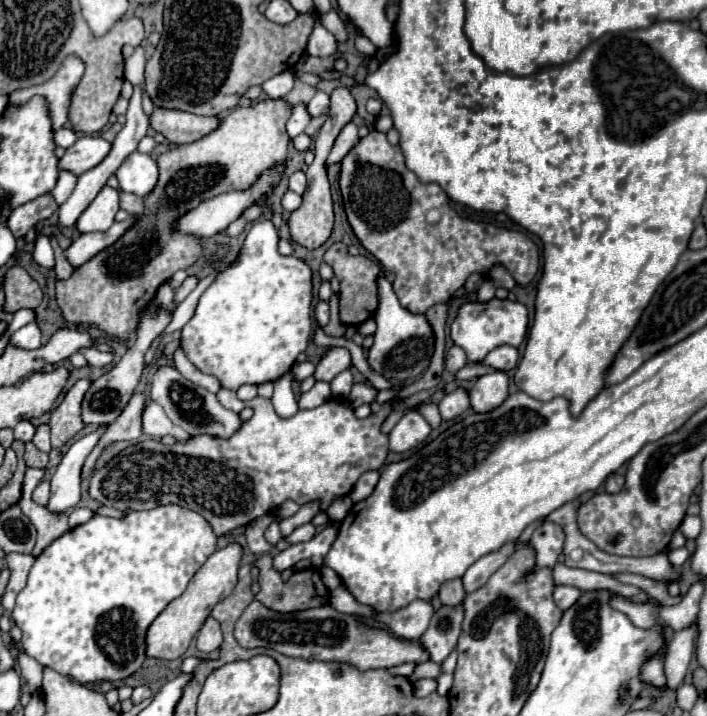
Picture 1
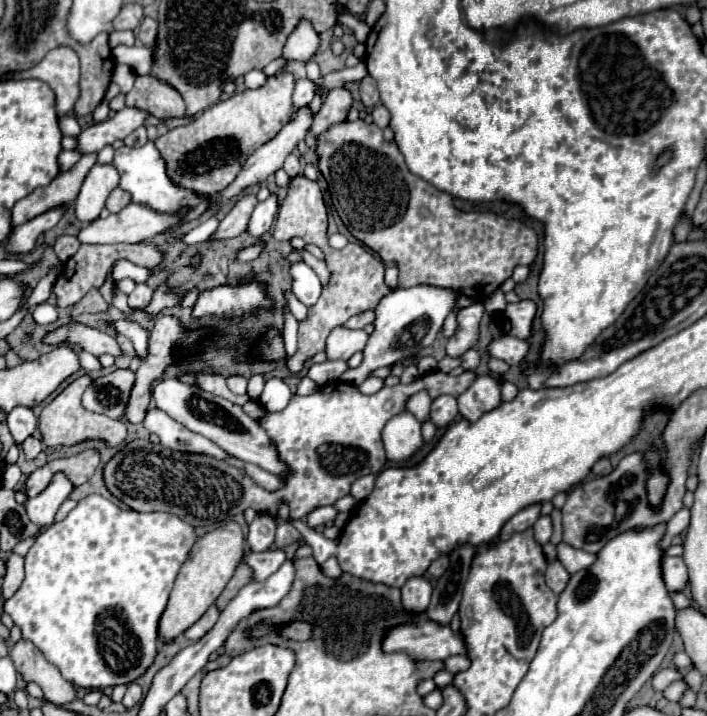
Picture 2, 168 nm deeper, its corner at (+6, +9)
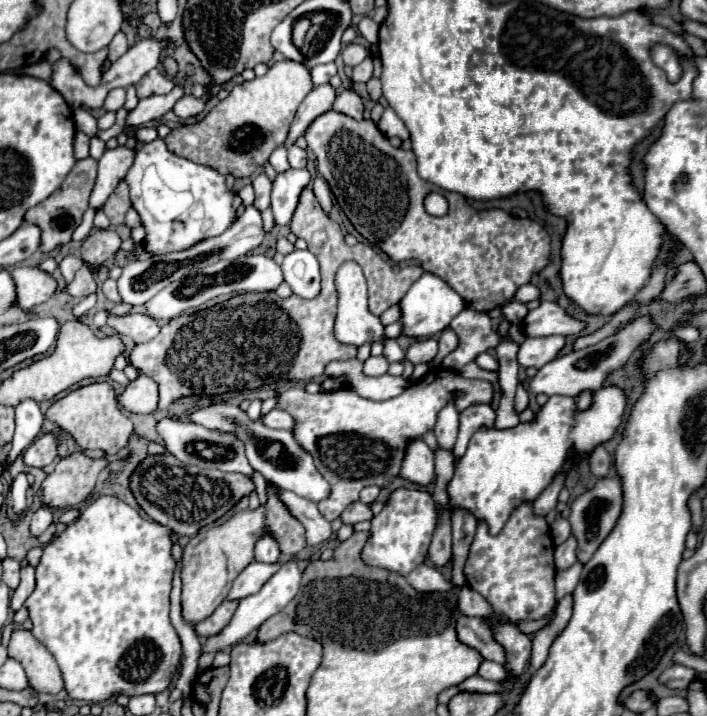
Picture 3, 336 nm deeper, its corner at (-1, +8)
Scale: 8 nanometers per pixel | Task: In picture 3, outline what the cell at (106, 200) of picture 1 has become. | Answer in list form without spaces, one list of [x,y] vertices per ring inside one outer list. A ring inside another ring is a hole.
[[[118,146],[114,150],[106,150],[104,156],[98,160],[98,178],[96,186],[90,196],[90,206],[92,208],[102,208],[106,198],[114,192],[118,182],[126,176],[128,168],[134,162],[136,150],[130,146]]]

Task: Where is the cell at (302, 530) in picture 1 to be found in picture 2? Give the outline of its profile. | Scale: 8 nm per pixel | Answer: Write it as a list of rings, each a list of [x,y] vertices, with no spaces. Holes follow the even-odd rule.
[[[327,505],[327,507],[317,507],[315,511],[309,513],[307,525],[313,527],[313,529],[321,529],[325,523],[333,521],[335,515],[337,515],[337,511],[335,511],[335,507],[331,507],[331,505]]]

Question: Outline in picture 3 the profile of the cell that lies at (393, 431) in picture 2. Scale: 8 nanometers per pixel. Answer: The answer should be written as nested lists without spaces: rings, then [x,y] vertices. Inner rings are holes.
[[[424,440],[408,442],[408,450],[402,462],[400,476],[420,488],[426,488],[434,480],[434,454],[424,444]]]

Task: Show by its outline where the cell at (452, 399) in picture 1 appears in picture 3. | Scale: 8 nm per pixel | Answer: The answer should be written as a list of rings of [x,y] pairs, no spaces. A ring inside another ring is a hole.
[[[446,404],[440,414],[438,414],[438,422],[434,428],[434,434],[438,438],[438,446],[444,450],[452,450],[456,436],[458,436],[458,412],[454,408],[454,404]]]

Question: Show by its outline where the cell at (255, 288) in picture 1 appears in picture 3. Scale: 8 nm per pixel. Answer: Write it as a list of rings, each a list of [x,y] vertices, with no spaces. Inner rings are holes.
[[[288,168],[282,174],[276,174],[276,180],[272,184],[272,212],[276,224],[288,224],[298,200],[300,192],[310,184],[312,176],[306,168]]]

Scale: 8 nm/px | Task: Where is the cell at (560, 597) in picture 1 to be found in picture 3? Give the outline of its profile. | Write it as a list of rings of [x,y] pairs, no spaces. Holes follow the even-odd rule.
[[[570,536],[566,542],[554,548],[554,560],[556,560],[558,570],[566,570],[576,562],[576,546],[578,546],[576,538]]]

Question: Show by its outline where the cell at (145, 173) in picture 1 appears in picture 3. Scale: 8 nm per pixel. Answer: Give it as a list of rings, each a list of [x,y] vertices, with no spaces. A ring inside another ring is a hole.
[[[162,138],[138,146],[134,164],[124,180],[130,186],[132,208],[138,212],[146,230],[144,250],[148,254],[188,250],[200,240],[220,236],[220,232],[236,222],[236,210],[232,206],[236,194],[226,186],[226,176],[172,154]]]

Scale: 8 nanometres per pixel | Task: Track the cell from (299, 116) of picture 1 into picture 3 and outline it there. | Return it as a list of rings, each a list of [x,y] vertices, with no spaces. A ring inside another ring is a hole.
[[[330,62],[330,64],[320,64],[320,66],[312,68],[312,80],[314,80],[314,86],[326,84],[334,74],[336,74],[336,64],[334,64],[334,62]]]

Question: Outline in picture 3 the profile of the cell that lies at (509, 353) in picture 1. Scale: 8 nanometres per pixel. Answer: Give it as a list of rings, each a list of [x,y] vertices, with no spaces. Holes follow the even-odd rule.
[[[544,336],[544,338],[526,338],[518,350],[518,362],[522,366],[542,368],[554,360],[560,350],[566,346],[566,336]]]

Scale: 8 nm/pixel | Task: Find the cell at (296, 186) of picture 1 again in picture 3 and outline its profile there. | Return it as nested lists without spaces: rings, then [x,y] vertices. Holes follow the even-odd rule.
[[[298,146],[288,148],[288,162],[290,162],[292,168],[304,168],[306,162],[308,162],[306,150],[302,150],[302,148],[298,148]]]

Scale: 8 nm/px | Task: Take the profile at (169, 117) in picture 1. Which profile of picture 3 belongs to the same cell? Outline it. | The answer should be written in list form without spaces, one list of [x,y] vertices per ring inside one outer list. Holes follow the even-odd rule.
[[[154,68],[148,74],[144,74],[144,78],[136,84],[136,92],[138,92],[138,98],[148,98],[152,94],[166,94],[172,90],[172,86],[174,82],[166,74]]]

